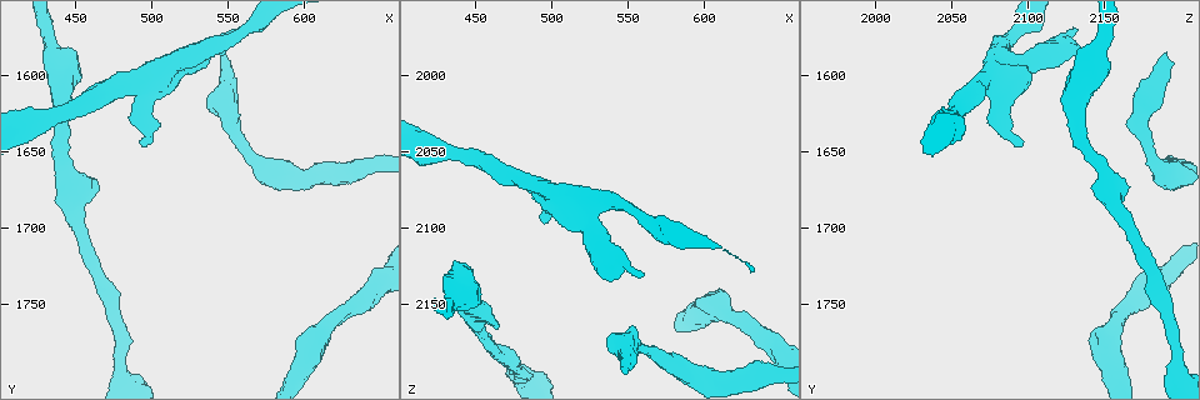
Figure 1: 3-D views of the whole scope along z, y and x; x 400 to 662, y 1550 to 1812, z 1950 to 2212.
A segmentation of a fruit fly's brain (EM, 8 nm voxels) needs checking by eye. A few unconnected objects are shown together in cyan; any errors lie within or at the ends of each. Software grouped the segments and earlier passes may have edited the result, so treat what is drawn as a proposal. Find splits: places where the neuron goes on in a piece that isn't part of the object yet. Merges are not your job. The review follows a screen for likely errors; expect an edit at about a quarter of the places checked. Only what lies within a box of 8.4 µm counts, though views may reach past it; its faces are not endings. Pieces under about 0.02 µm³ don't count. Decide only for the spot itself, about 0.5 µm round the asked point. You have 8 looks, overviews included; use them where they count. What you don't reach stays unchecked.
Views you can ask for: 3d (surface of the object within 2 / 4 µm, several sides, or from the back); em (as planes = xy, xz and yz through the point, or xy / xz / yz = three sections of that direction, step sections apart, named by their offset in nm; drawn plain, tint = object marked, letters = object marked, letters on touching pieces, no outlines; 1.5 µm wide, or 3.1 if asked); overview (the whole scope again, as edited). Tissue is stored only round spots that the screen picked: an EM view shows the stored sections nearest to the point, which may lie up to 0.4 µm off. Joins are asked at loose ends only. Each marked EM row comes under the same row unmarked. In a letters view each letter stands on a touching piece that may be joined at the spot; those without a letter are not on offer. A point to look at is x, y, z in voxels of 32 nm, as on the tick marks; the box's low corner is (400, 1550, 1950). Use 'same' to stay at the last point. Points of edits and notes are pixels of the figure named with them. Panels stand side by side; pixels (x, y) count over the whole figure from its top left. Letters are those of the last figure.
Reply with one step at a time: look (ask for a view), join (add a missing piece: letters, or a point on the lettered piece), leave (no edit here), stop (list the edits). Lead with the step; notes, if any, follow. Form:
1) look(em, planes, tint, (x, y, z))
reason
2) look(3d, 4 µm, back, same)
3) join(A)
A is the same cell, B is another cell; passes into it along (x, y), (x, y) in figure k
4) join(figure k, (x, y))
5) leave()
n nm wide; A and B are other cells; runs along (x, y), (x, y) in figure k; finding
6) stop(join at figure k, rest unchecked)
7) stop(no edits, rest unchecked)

look(em, planes, tint, (462, 1668, 2164))
thick end

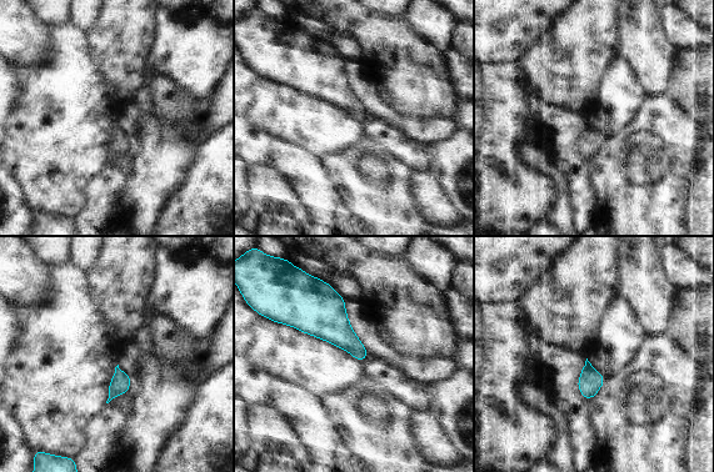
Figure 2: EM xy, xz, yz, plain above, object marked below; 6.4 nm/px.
look(em, planes, letters, same)

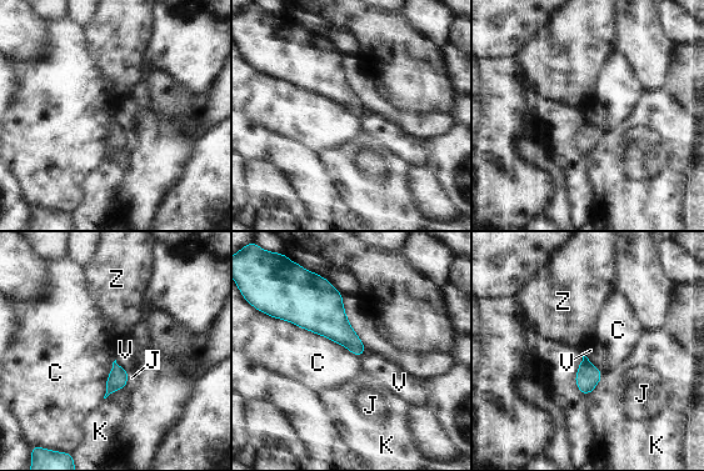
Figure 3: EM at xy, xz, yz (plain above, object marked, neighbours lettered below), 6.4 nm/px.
leave()
C, J, K, V and Z are other cells; none of them fits

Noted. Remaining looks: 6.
look(3d, 4 µm, back, (490, 1632, 2072))
an open end

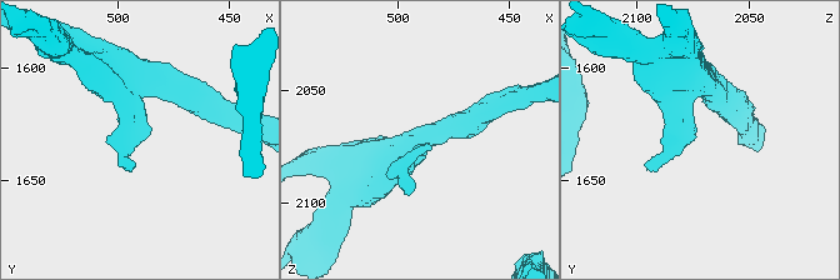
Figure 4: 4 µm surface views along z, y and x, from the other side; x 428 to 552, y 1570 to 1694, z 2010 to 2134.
look(em, xz, step 4, letters, (489, 1632, 2074))

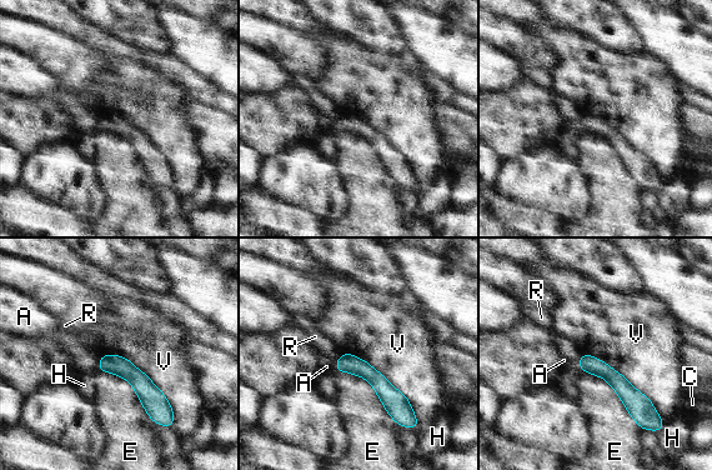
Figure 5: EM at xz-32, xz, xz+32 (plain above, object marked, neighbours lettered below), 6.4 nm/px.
look(em, planes, letters, same)

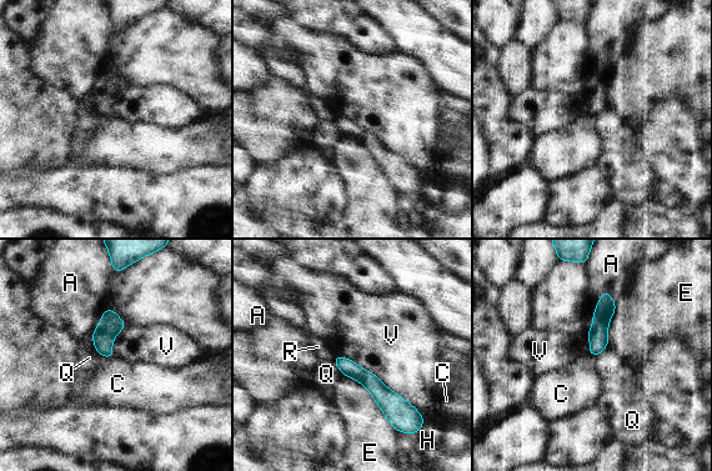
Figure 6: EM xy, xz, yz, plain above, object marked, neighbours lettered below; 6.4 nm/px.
leave()
A, C, E, H, Q, R and V are other cells; runs along (337, 360), (406, 409) in figure 6; no lettered piece goes on from it

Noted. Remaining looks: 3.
look(3d, 4 µm, back, (544, 1586, 2190))
free end

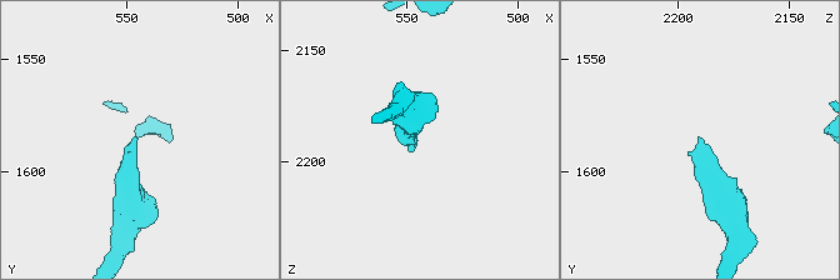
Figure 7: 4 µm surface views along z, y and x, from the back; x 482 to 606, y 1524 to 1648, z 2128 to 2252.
look(em, xy, step 4, letters, (544, 1585, 2190))
shape alone is not enough

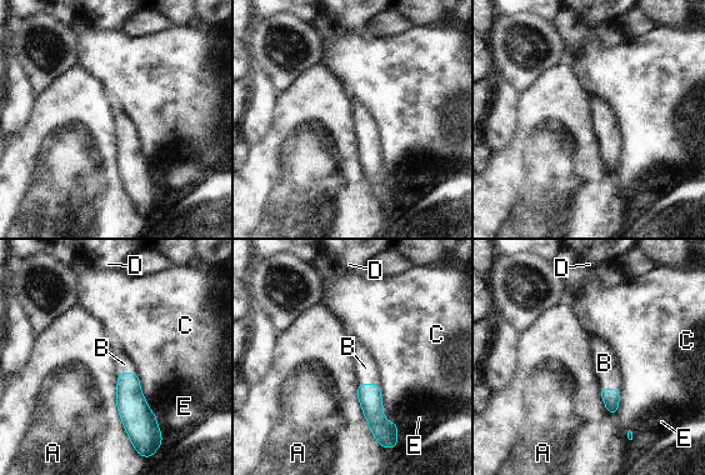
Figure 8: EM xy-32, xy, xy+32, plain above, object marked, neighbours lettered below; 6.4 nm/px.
look(em, planes, letters, same)

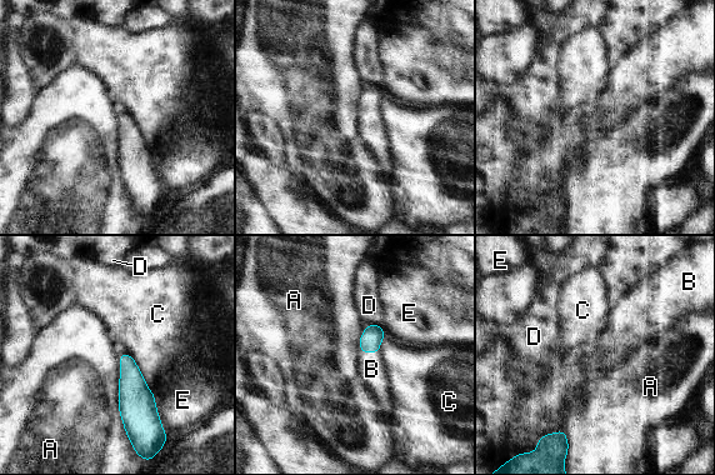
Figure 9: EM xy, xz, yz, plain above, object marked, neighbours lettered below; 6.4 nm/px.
join(B)
B is the same cell, A, C, D and E are other cells; passes into it along (370, 340), (370, 351), (371, 369) in figure 9; it goes on there

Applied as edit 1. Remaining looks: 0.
stop(join at figure 9, rest unchecked)

